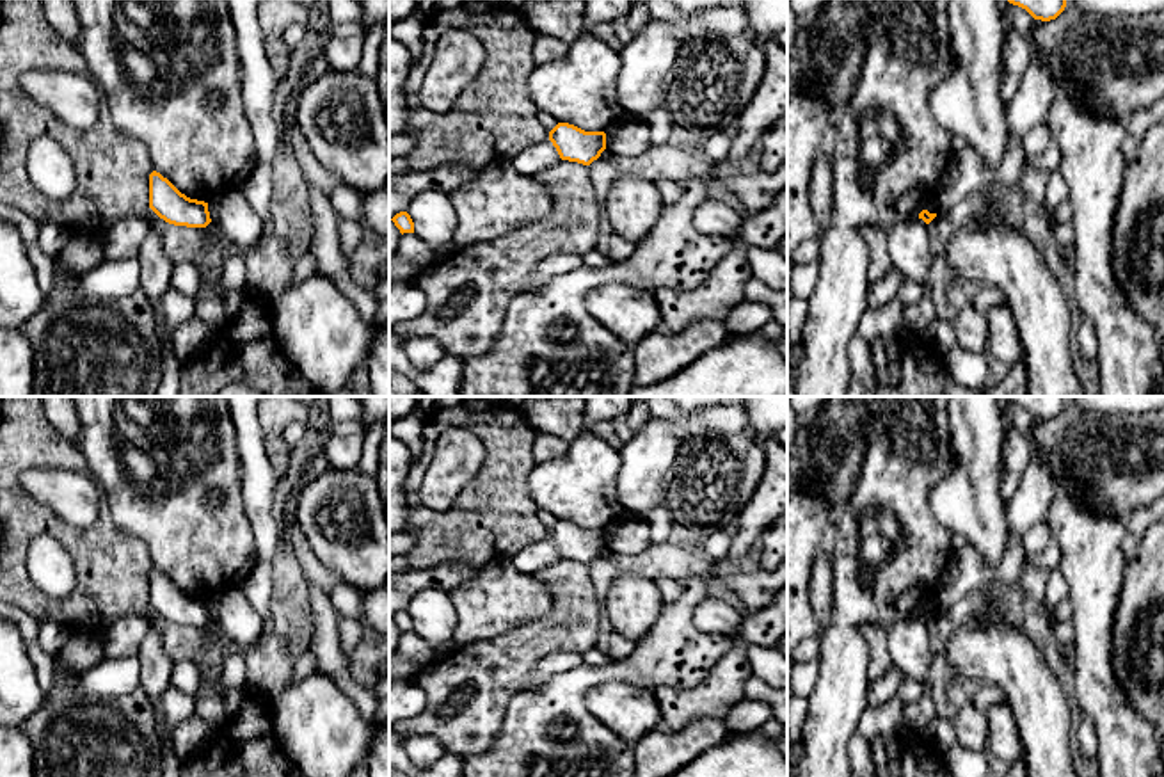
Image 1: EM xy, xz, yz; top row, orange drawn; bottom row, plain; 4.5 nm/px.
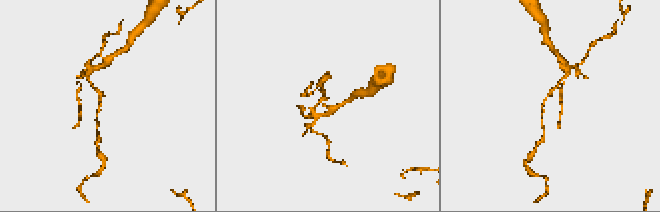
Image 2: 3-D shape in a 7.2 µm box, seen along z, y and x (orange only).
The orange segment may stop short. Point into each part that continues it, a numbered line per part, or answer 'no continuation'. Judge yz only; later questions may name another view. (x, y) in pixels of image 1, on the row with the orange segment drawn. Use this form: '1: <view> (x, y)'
no continuation

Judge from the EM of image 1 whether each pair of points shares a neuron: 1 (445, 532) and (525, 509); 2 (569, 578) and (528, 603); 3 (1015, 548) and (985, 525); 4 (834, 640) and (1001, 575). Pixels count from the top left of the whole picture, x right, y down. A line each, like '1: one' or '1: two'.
1: one
2: two
3: two
4: two

